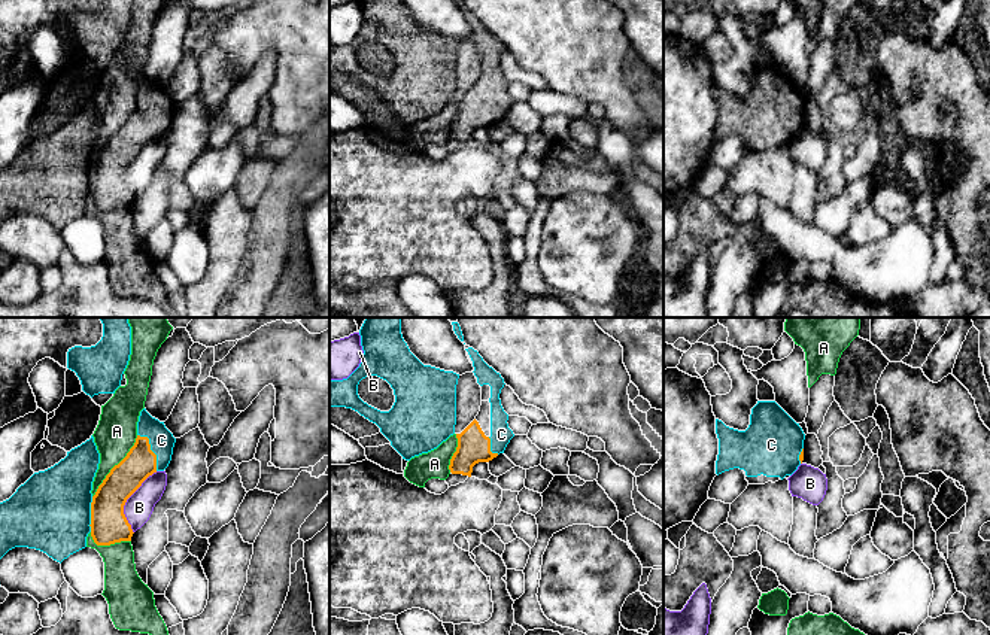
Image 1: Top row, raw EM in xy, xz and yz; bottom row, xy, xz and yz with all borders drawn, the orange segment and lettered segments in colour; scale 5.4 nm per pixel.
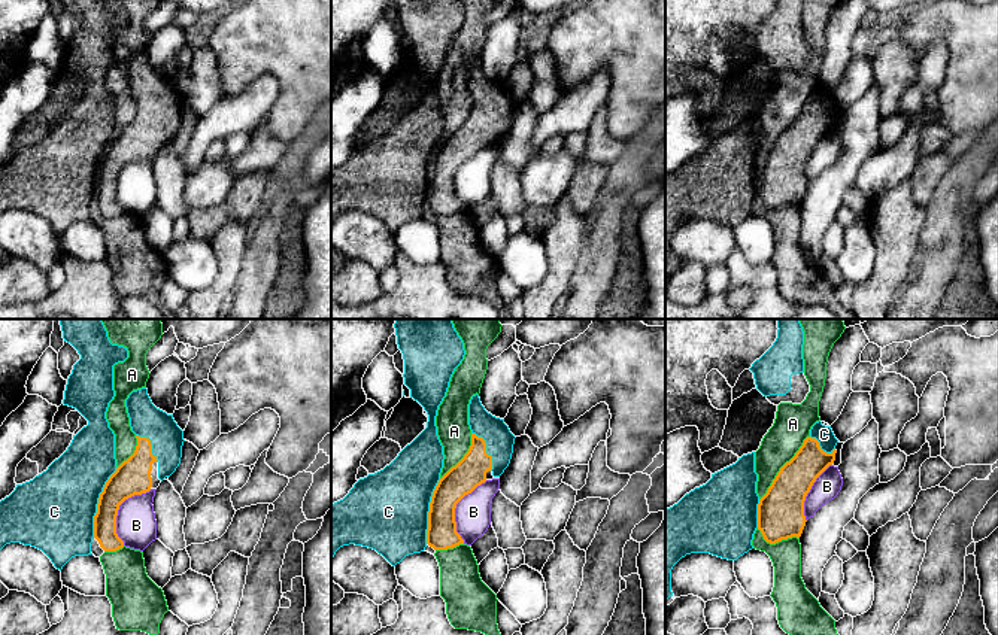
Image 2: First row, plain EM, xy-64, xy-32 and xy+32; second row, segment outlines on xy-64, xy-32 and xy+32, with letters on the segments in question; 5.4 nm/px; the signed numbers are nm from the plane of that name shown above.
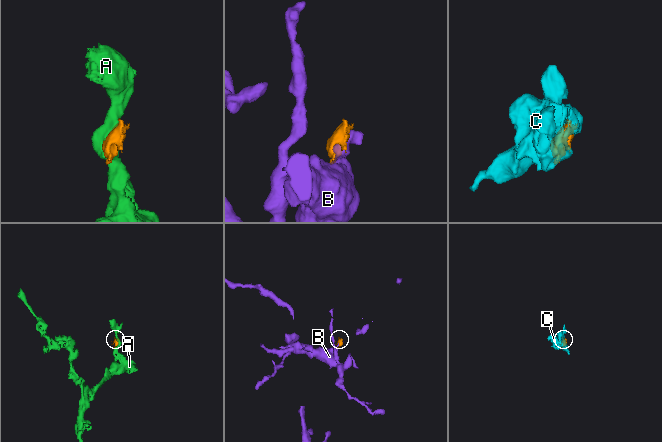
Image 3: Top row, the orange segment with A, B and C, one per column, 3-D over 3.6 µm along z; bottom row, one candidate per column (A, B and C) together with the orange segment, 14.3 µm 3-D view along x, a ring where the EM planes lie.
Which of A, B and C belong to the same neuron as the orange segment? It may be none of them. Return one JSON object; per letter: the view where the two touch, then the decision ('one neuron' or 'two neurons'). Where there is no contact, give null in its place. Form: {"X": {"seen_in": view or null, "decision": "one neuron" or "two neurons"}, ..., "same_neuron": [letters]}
{"A": {"seen_in": "xy", "decision": "two neurons"}, "B": {"seen_in": "xy", "decision": "two neurons"}, "C": {"seen_in": "xy", "decision": "one neuron"}, "same_neuron": ["C"]}

